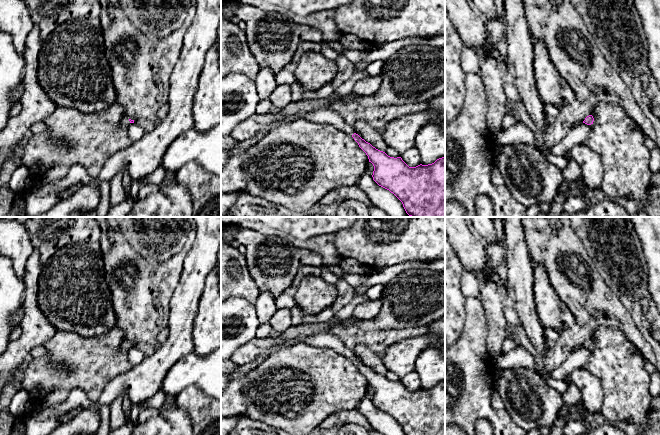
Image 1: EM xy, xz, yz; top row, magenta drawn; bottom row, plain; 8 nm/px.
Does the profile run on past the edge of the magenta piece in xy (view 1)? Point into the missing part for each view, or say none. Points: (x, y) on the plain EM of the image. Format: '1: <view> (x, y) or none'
1: xy (125, 346)

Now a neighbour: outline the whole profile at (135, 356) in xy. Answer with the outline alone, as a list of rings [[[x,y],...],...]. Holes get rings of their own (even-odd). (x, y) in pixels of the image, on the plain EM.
[[[130,347],[130,349],[127,351],[127,357],[128,361],[133,366],[140,364],[145,359],[143,352],[135,347]]]

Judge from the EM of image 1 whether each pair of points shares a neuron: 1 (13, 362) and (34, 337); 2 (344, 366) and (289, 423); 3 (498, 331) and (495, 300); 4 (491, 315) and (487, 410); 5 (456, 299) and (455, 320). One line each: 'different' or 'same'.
1: same
2: same
3: same
4: different
5: same

